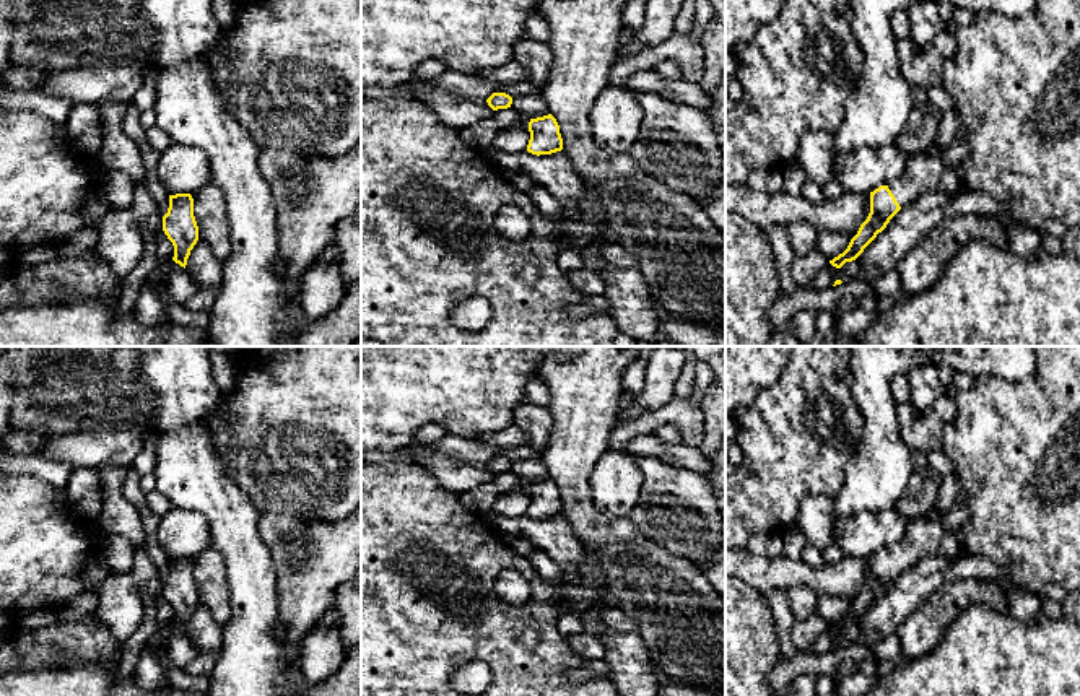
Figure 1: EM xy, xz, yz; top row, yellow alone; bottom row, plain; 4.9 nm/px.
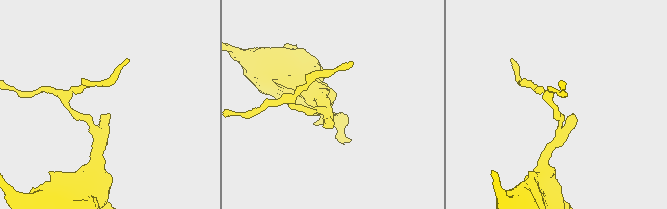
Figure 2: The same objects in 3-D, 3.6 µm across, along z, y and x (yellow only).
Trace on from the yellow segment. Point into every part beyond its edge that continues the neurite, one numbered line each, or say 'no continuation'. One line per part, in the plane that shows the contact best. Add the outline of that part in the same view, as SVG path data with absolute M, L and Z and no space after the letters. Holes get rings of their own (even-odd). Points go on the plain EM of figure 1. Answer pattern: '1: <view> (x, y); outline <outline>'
1: yz (923, 537); outline M937 507L930 511L930 517L925 514L908 522L903 540L888 548L901 572L938 551L940 542L947 533L940 520L943 512Z

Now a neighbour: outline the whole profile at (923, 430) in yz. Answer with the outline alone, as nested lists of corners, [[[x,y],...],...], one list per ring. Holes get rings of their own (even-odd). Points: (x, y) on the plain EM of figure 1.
[[[911,402],[896,405],[898,428],[904,444],[919,452],[937,452],[943,447],[943,421],[934,408],[916,408]]]

